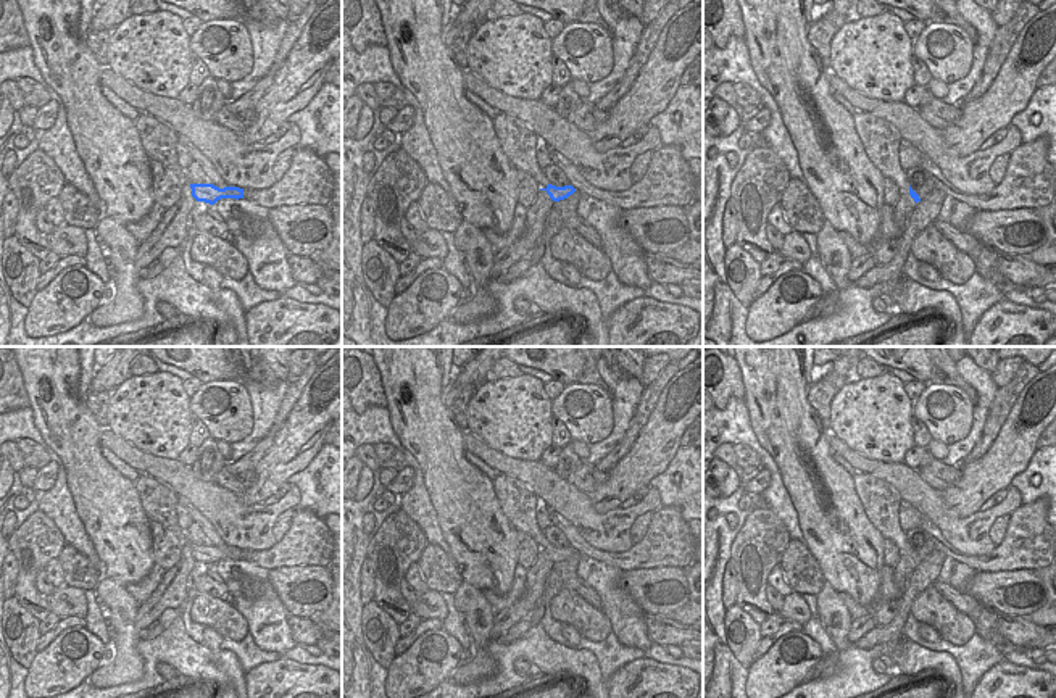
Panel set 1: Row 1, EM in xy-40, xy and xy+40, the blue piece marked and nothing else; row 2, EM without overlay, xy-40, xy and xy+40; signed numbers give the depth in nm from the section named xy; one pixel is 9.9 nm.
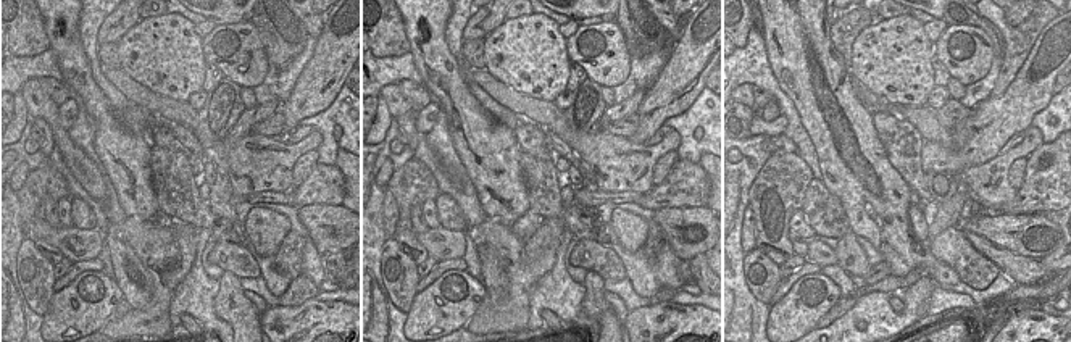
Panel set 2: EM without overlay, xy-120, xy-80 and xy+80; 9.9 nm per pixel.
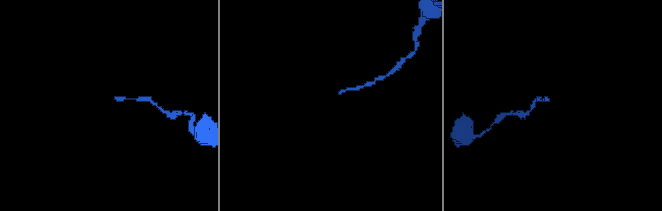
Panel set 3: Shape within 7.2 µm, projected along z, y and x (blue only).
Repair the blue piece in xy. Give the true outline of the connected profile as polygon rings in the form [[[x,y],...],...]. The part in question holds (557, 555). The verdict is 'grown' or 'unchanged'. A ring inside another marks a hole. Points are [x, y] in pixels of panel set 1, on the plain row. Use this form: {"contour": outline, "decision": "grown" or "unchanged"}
{"contour": [[[498,474],[493,480],[495,495],[509,524],[535,540],[540,551],[545,551],[553,563],[567,559],[576,553],[572,546],[556,548],[548,543],[537,524],[538,496],[521,480]]], "decision": "grown"}

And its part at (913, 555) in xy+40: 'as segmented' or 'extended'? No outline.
extended

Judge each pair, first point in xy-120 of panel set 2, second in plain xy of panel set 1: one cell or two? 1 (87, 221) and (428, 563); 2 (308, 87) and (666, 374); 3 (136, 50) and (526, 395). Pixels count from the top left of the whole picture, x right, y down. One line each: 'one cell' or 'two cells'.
1: one cell
2: two cells
3: one cell

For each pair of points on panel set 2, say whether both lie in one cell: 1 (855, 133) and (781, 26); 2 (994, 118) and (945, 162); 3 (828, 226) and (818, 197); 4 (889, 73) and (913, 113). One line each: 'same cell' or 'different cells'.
1: same cell
2: same cell
3: same cell
4: different cells

